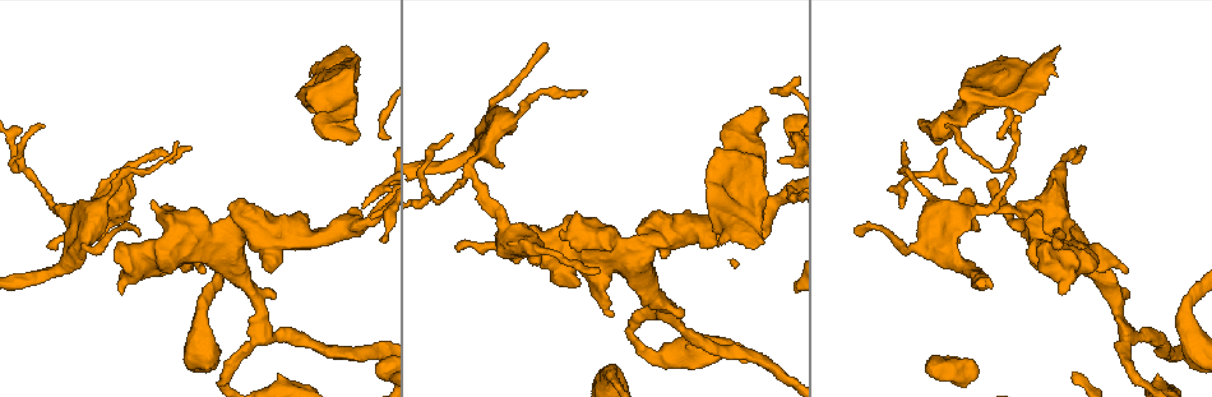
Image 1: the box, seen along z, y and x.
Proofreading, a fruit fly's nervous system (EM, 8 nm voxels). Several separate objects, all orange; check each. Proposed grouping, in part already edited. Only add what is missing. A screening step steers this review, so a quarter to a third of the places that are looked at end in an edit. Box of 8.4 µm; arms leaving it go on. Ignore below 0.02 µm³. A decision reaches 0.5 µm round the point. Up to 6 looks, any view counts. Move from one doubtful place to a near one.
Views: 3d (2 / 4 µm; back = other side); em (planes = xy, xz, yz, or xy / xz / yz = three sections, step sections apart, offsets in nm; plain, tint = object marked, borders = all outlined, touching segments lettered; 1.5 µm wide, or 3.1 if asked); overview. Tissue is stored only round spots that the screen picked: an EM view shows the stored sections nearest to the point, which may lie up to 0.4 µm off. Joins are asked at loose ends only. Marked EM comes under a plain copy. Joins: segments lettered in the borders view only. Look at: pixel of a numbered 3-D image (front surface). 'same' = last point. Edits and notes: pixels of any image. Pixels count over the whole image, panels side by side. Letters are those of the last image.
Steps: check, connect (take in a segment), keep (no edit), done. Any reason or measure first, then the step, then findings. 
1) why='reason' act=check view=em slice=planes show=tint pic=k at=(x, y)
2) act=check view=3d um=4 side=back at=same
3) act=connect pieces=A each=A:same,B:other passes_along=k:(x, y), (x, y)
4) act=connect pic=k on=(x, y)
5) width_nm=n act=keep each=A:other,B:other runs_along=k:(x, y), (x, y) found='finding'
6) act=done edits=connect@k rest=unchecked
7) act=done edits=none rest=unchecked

act=check view=em slice=planes show=borders pic=1 at=(192, 147)

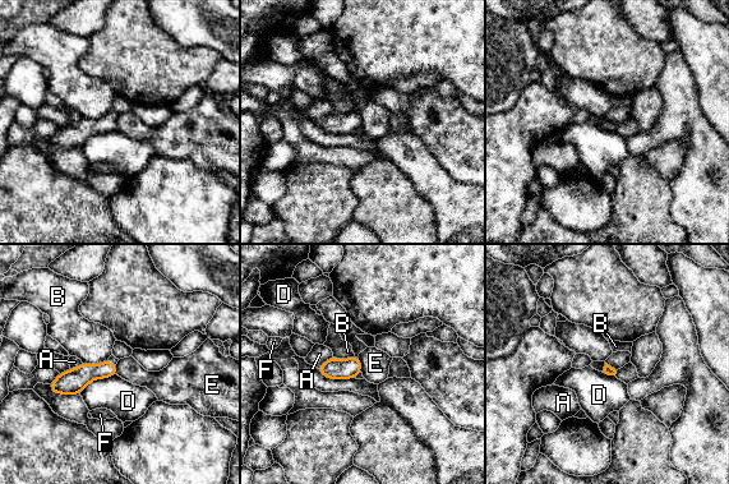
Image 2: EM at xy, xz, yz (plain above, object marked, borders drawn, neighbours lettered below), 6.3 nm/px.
longest_contact=D:260nm act=keep each=A:other,B:other,D:other,E:other,F:other border=2:(356, 356), (361, 372) found='no lettered segment goes on from it'

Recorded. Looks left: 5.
why='thin end' act=check view=3d um=2 pic=1 at=(901, 142)

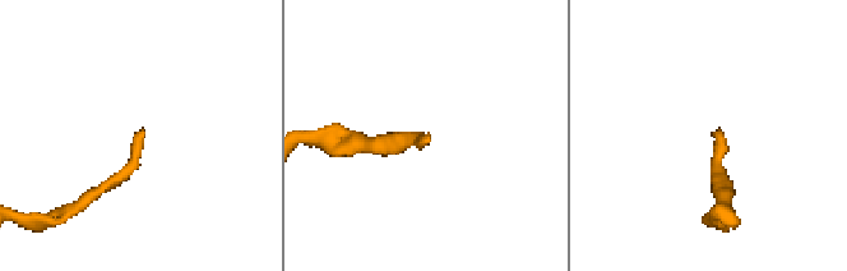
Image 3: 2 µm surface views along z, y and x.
why='need the tissue' act=check view=em slice=xy step=8 show=borders pic=3 at=(138, 132)

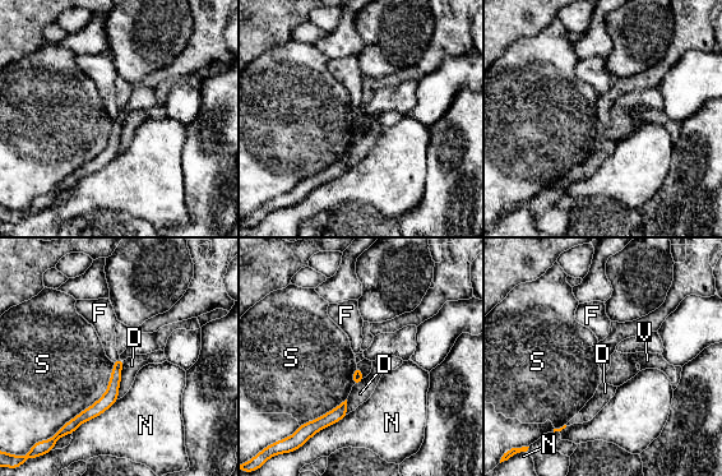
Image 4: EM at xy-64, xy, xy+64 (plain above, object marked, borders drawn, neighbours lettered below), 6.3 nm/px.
why='cut it another way' act=check view=em slice=planes show=borders at=same

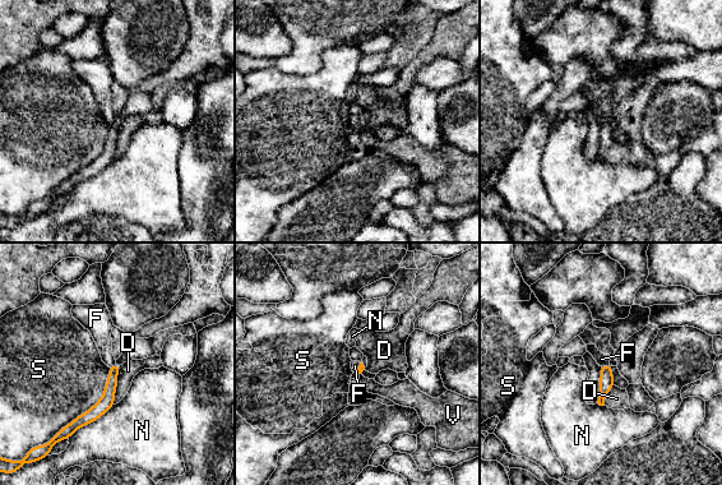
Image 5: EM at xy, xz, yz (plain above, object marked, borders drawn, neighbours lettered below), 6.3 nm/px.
act=keep each=D:other,F:other,N:other,S:other,V:other border=5:(609, 363), (601, 366) found='no lettered segment goes on from it'

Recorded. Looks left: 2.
act=done edits=none rest=unchecked

